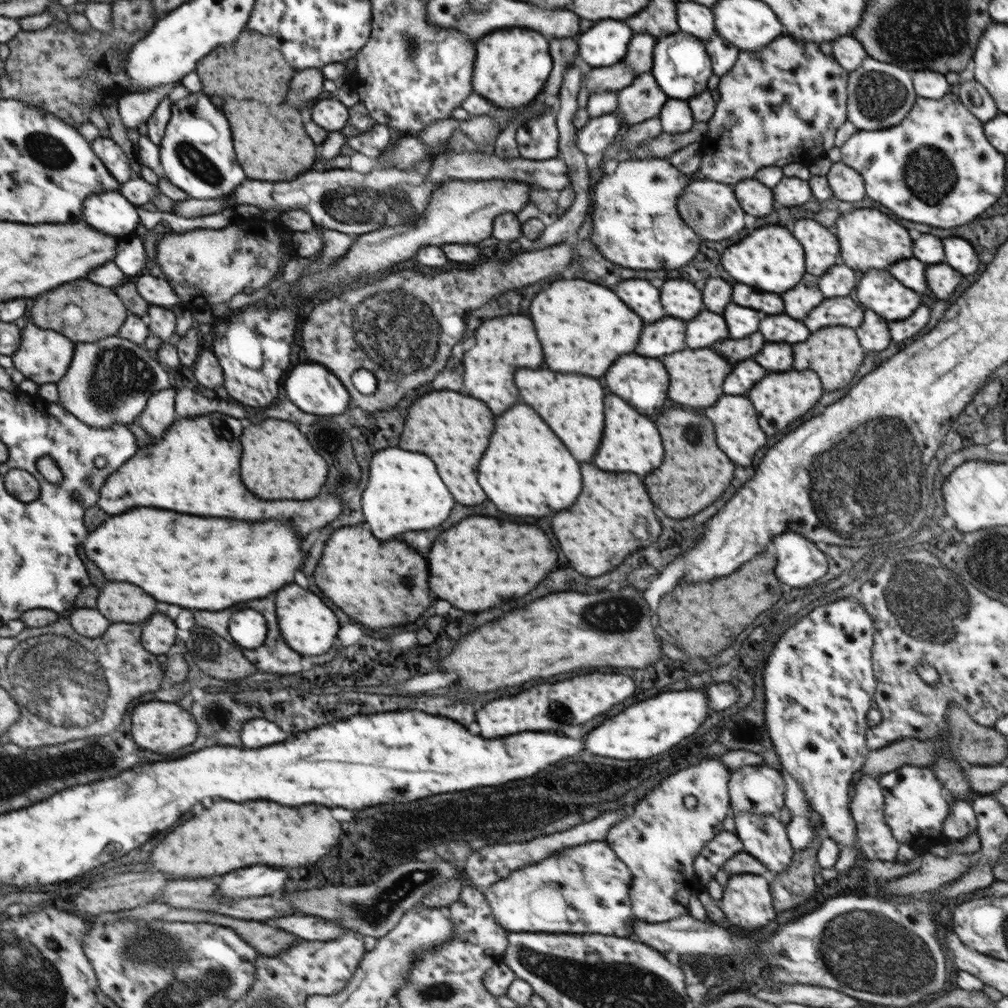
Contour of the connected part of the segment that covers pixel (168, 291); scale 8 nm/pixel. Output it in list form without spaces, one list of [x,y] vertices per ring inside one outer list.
[[[140,274],[140,276],[136,277],[135,283],[139,295],[151,305],[170,308],[174,304],[181,304],[176,291],[166,279],[151,274]]]

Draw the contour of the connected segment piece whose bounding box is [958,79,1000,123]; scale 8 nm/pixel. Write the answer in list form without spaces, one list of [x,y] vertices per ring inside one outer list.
[[[976,79],[962,82],[958,96],[961,103],[983,123],[1000,113],[992,95]]]

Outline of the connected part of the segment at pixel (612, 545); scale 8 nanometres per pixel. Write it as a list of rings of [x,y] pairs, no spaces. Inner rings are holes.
[[[582,464],[582,492],[574,506],[552,518],[552,530],[570,566],[584,576],[600,576],[620,566],[626,556],[658,540],[662,528],[654,516],[644,484],[634,474],[602,472],[592,464]]]

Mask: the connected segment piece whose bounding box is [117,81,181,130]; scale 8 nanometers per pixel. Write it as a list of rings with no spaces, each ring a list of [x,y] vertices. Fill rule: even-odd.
[[[181,81],[160,85],[152,90],[118,97],[117,104],[124,128],[137,130],[142,122],[146,122],[155,108],[164,100]]]

